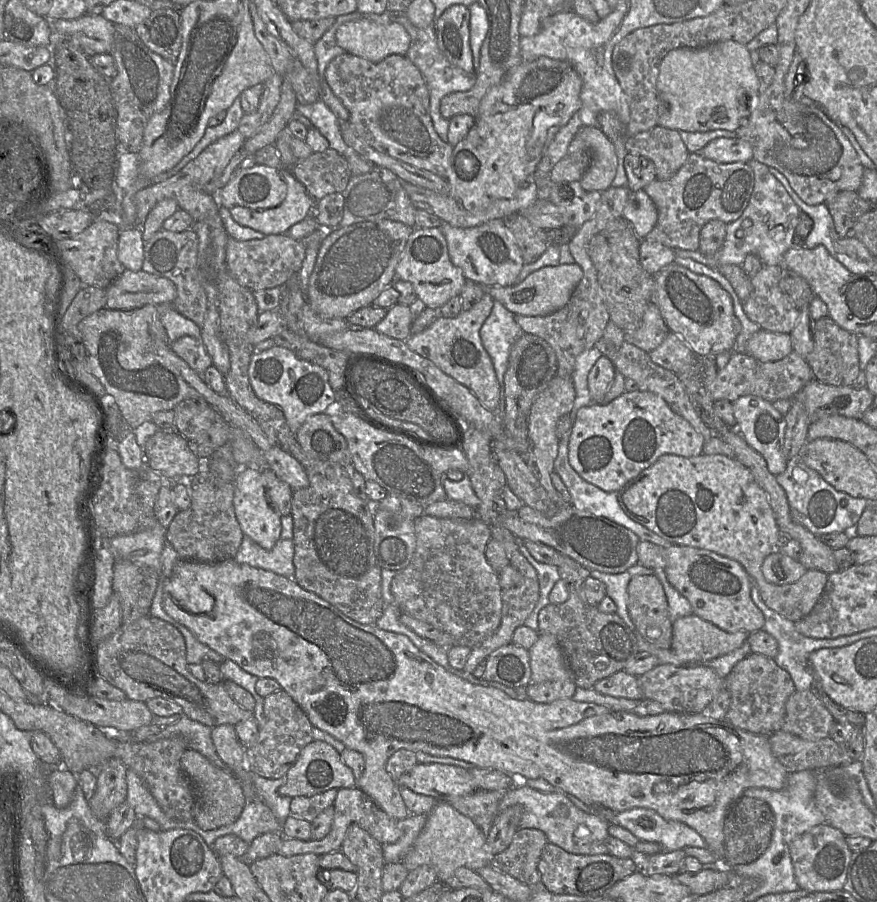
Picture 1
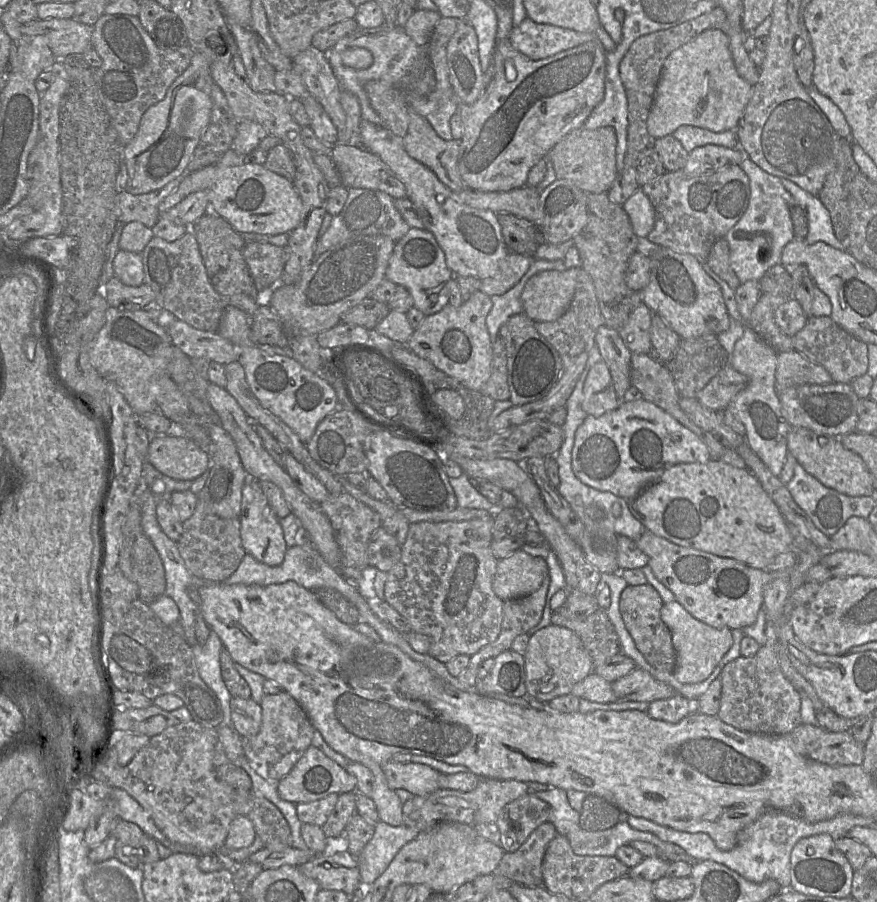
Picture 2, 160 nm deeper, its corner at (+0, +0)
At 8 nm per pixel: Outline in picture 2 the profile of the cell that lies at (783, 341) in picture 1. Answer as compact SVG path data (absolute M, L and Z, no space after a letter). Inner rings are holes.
M746 326L743 336L735 344L730 364L748 378L748 384L728 407L745 426L745 439L749 447L776 477L784 466L788 454L788 435L793 428L783 415L776 391L778 355L779 353L763 341L750 326Z

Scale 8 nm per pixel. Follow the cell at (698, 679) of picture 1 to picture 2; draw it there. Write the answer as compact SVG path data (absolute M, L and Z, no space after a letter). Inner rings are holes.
M635 668L628 675L612 683L616 702L653 702L656 700L669 699L677 695L670 685L655 679L650 673Z

